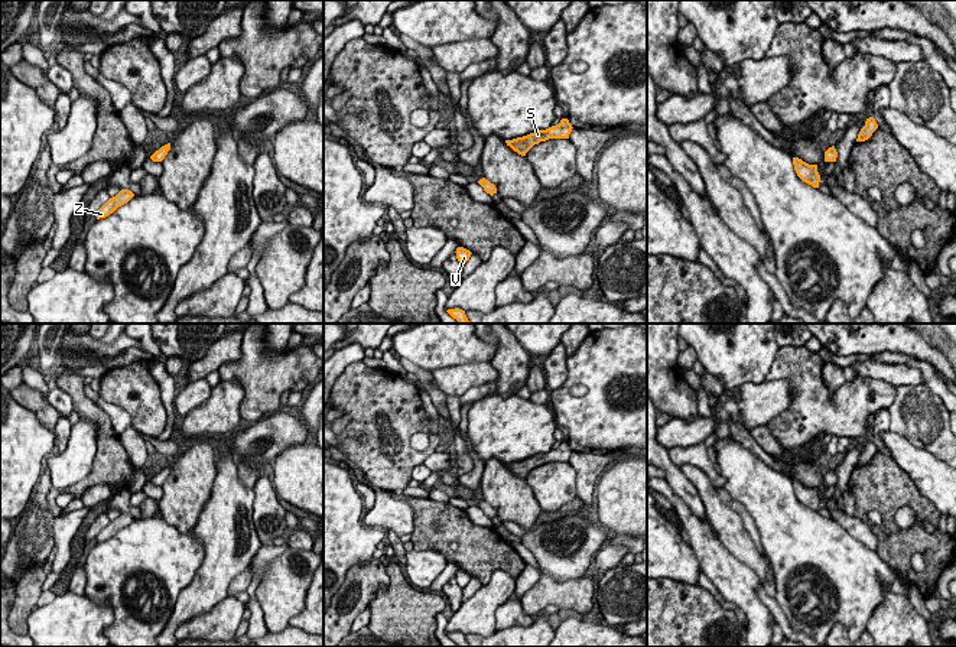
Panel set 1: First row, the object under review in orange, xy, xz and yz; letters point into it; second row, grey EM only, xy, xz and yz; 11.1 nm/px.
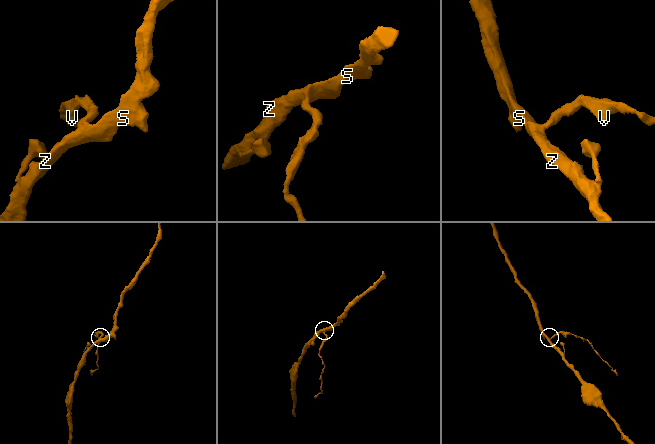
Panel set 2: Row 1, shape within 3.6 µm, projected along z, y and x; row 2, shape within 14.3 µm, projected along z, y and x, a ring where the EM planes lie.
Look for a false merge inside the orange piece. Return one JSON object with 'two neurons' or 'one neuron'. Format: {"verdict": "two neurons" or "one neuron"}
{"verdict": "one neuron"}

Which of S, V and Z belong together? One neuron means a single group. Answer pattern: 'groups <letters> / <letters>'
groups S V Z

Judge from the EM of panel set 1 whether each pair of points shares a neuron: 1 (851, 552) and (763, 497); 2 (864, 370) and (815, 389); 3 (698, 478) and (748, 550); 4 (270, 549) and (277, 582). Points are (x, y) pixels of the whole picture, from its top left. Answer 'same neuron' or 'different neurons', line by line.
1: same neuron
2: different neurons
3: same neuron
4: different neurons

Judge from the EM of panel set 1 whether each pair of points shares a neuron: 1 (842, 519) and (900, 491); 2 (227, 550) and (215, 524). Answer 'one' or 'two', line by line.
1: two
2: one

